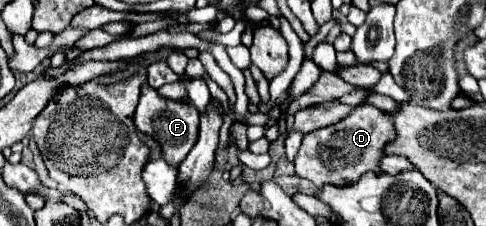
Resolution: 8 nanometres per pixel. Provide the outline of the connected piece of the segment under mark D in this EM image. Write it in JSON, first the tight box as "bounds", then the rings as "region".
{"bounds":[294,103,394,187],"region":[[[364,103],[356,107],[356,111],[346,117],[346,121],[304,135],[302,147],[294,159],[296,175],[312,181],[316,187],[322,187],[326,183],[330,185],[354,183],[354,179],[358,179],[368,171],[380,173],[378,161],[384,157],[382,147],[392,137],[394,137],[394,125],[390,115],[376,109],[374,105]]]}

